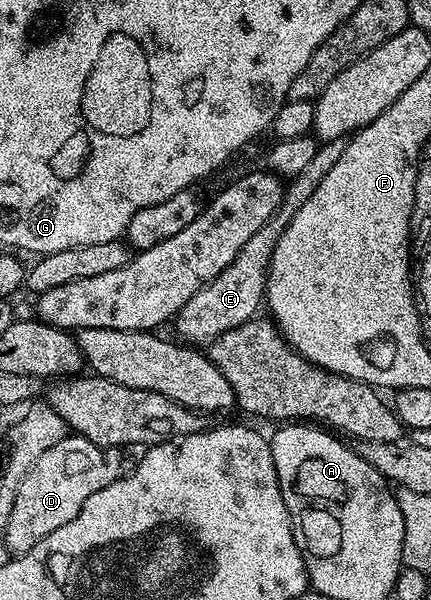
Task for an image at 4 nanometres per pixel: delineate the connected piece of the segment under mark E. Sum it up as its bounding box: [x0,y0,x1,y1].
[174,174,325,346]

